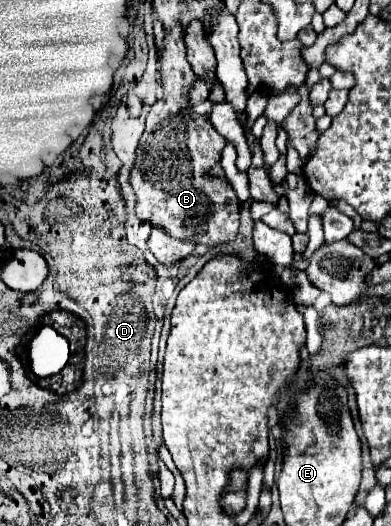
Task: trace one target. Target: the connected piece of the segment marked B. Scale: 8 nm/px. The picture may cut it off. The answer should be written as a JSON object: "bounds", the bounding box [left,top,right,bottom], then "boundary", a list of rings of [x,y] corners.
{"bounds":[130,27,240,247],"boundary":[[[174,27],[164,35],[160,77],[164,97],[152,105],[146,117],[146,131],[140,139],[136,165],[130,175],[138,199],[136,217],[166,227],[172,237],[182,241],[206,243],[210,247],[234,241],[240,227],[236,191],[224,177],[210,175],[210,169],[222,159],[226,139],[204,115],[194,113],[190,99],[186,99],[186,89],[194,85],[196,75],[186,61],[180,27]]]}

